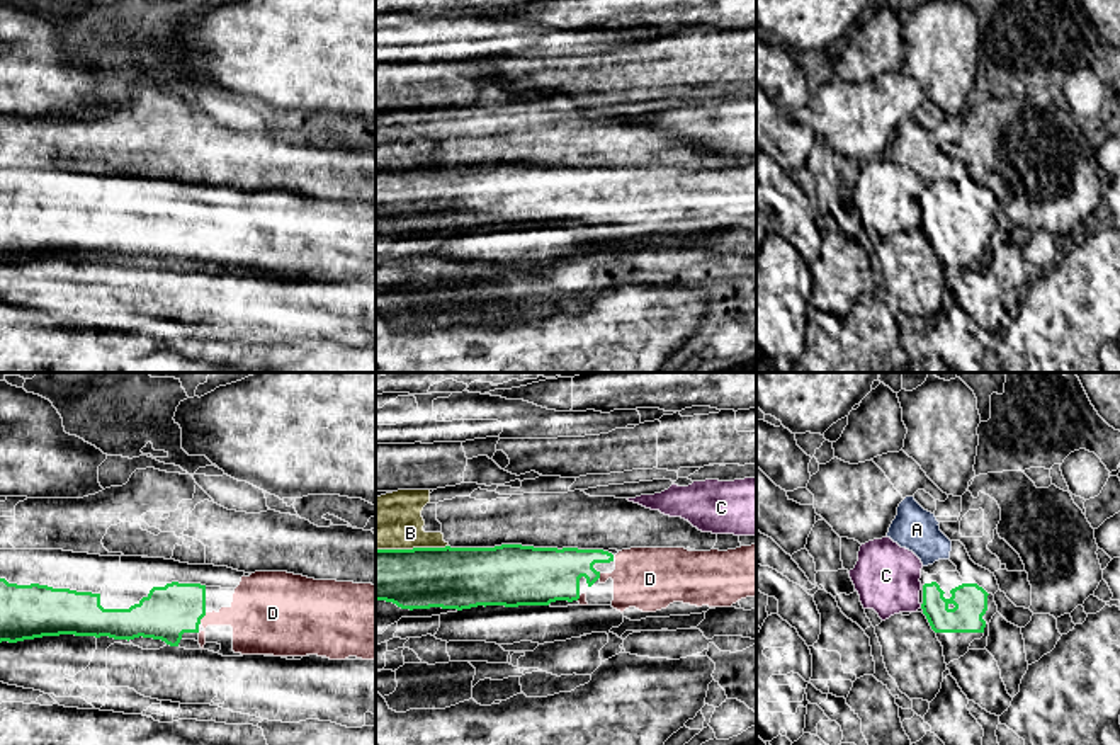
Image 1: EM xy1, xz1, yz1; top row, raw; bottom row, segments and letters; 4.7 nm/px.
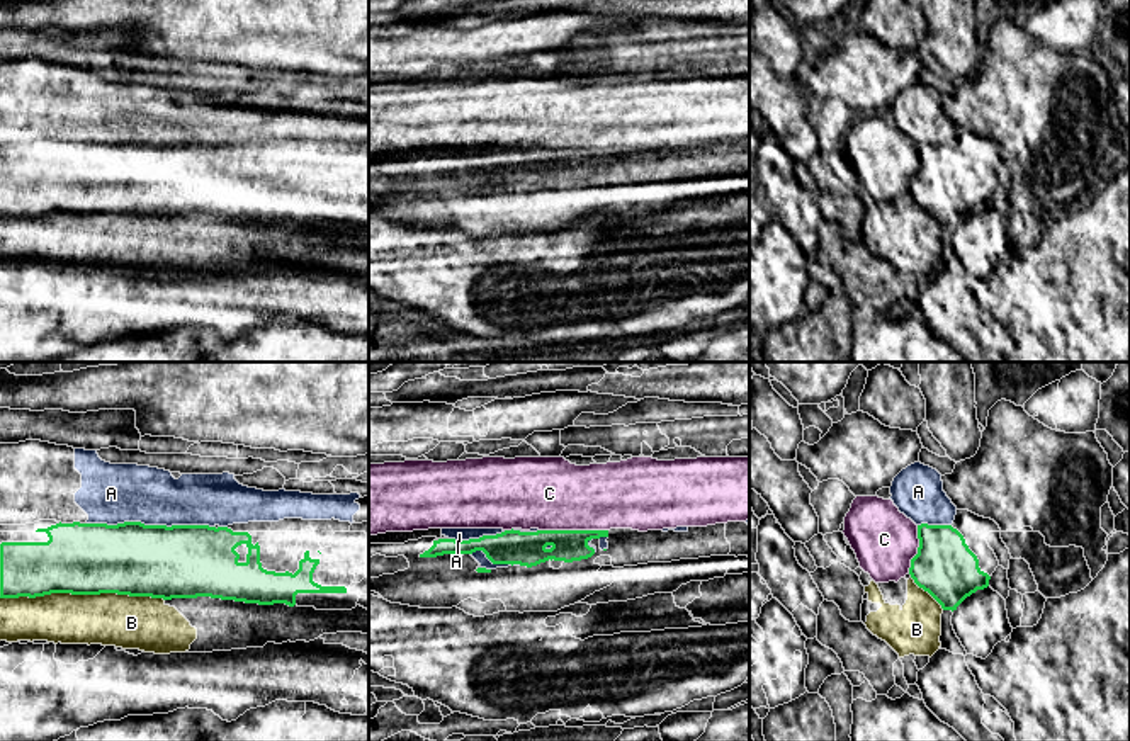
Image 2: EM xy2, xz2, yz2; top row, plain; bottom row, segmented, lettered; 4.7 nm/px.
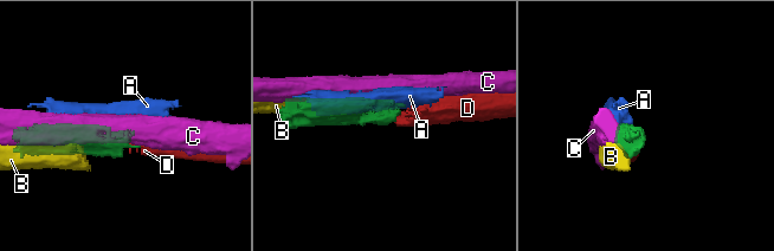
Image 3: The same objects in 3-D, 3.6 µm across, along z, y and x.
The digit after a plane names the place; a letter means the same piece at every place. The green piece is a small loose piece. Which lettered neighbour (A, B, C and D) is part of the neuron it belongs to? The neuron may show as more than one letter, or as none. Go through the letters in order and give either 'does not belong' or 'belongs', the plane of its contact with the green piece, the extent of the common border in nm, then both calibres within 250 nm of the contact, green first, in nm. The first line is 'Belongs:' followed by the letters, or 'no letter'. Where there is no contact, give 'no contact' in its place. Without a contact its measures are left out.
Belongs: D
A: does not belong | xy2 | 600 nm | 360/280 nm
B: does not belong | xy2 | 800 nm | 340/260 nm
C: does not belong | xz2 | 320 nm | 160/360 nm
D: belongs | xy1 | 70 nm | 240/260 nm

